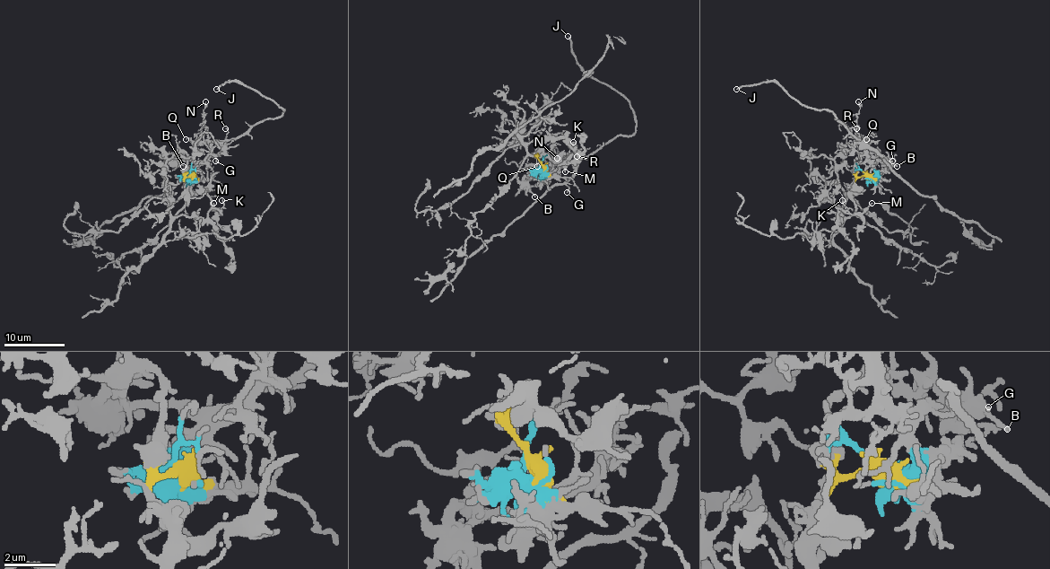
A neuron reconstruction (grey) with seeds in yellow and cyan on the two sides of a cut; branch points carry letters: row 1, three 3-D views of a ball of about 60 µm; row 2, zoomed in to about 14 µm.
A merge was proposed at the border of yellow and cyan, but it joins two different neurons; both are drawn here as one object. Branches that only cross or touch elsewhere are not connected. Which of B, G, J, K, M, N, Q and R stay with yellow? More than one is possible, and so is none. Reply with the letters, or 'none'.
K, M

